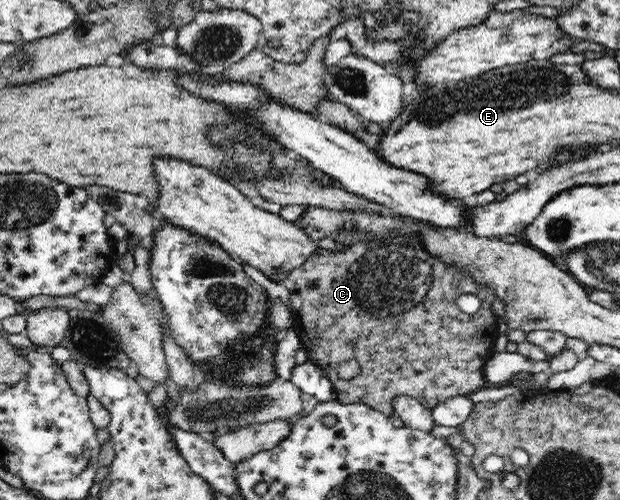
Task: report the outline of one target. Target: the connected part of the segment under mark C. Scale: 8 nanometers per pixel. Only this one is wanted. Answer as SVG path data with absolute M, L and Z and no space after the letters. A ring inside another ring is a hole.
M397 226L382 236L375 234L341 246L344 250L336 252L320 247L315 249L303 265L279 281L290 292L292 328L299 335L300 347L307 351L308 361L318 365L331 380L339 403L365 404L389 416L395 413L394 400L399 395L445 395L413 397L431 410L451 395L469 396L485 387L483 367L493 351L495 337L500 335L493 313L493 301L497 296L491 285L479 284L466 269L457 269L431 256L423 246L421 234L415 230L401 232ZM464 293L472 293L481 300L481 307L473 315L464 313L455 303ZM350 359L359 361L361 375L353 381L343 381L337 377L335 369Z

